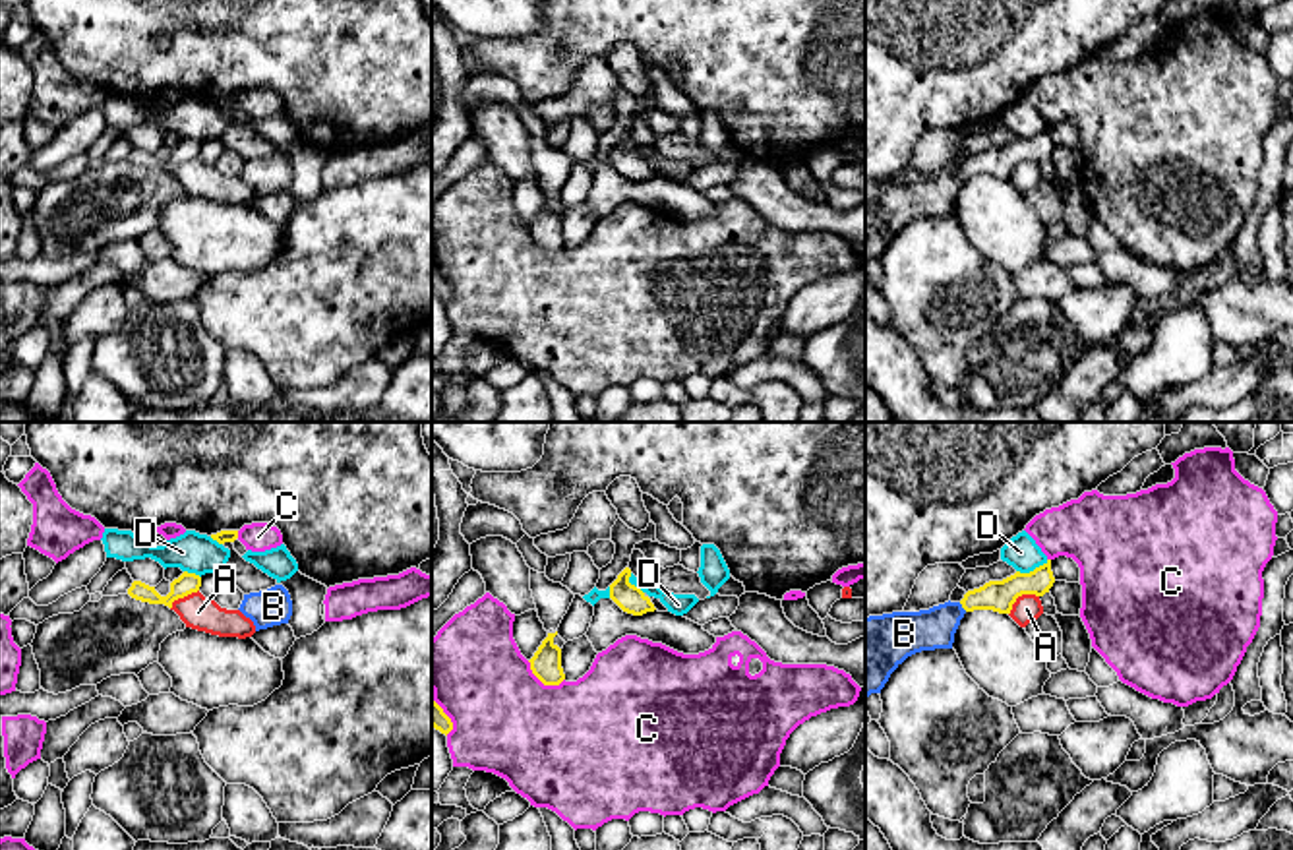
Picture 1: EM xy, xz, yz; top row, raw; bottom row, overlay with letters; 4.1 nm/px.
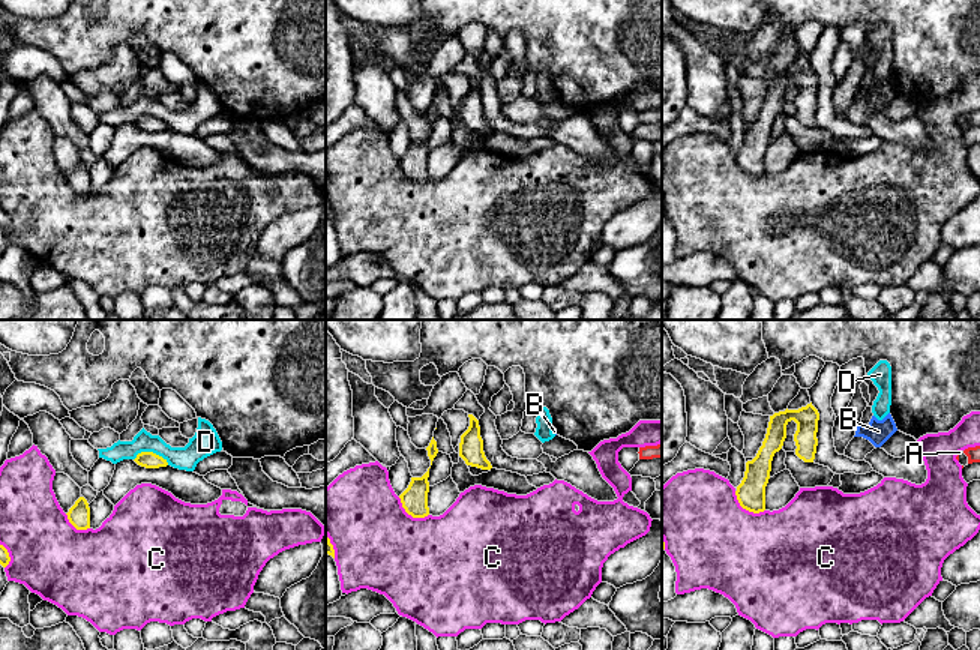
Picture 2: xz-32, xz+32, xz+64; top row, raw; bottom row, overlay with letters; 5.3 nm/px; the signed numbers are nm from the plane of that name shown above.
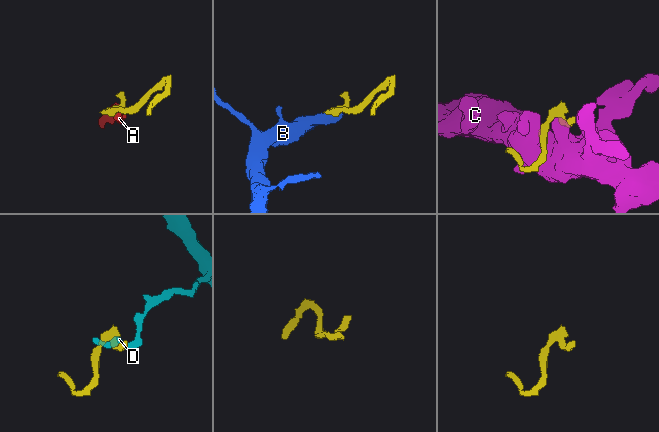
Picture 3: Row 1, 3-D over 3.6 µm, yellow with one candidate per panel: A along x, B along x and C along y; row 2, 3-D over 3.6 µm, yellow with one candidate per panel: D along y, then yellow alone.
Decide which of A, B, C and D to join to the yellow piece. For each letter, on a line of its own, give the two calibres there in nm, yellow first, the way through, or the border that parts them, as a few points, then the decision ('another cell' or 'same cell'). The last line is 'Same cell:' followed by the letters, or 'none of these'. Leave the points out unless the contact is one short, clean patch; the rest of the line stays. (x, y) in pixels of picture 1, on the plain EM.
A: 130/120 nm | along yz (1038, 161), (1021, 161), (1009, 181) | another cell
B: 130/180 nm | across yz (999, 163), (974, 165), (962, 173), (935, 194), (908, 198) | same cell
C: 130/480 nm | another cell
D: 130/140 nm | along yz (1048, 126), (1028, 138), (1017, 138) | another cell
Same cell: B

